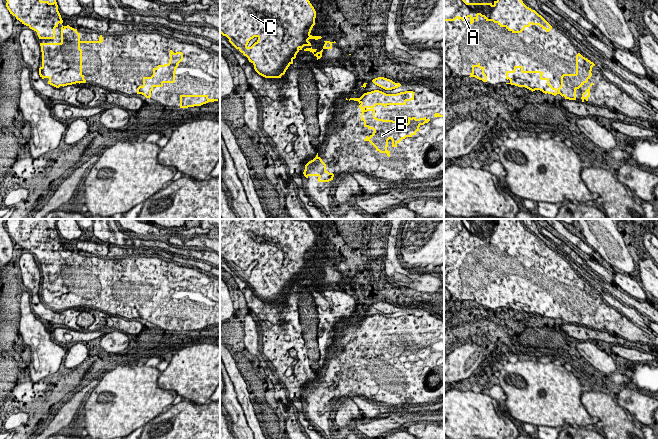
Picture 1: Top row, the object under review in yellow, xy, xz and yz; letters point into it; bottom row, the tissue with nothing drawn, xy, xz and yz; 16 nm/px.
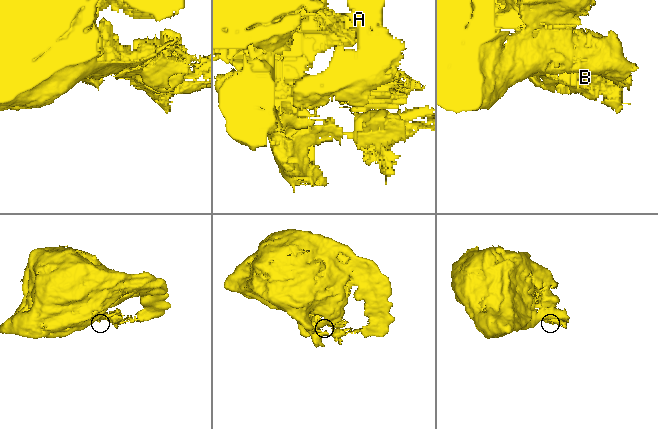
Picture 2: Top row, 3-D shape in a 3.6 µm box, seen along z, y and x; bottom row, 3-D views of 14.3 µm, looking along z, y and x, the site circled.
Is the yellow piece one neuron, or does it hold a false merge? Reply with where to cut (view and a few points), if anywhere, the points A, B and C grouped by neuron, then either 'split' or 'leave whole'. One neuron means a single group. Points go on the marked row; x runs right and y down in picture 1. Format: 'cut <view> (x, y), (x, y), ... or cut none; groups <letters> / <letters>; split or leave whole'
cut none; groups A B C; leave whole

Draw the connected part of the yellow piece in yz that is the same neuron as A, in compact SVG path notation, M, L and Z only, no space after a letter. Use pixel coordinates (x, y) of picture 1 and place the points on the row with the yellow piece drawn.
M444 0L444 21L455 21L456 19L467 21L470 24L478 21L478 16L483 17L486 21L493 21L500 27L505 27L512 33L521 33L530 25L539 25L546 32L552 29L552 26L535 10L527 7L522 0L497 0L494 3L467 3L465 0Z

